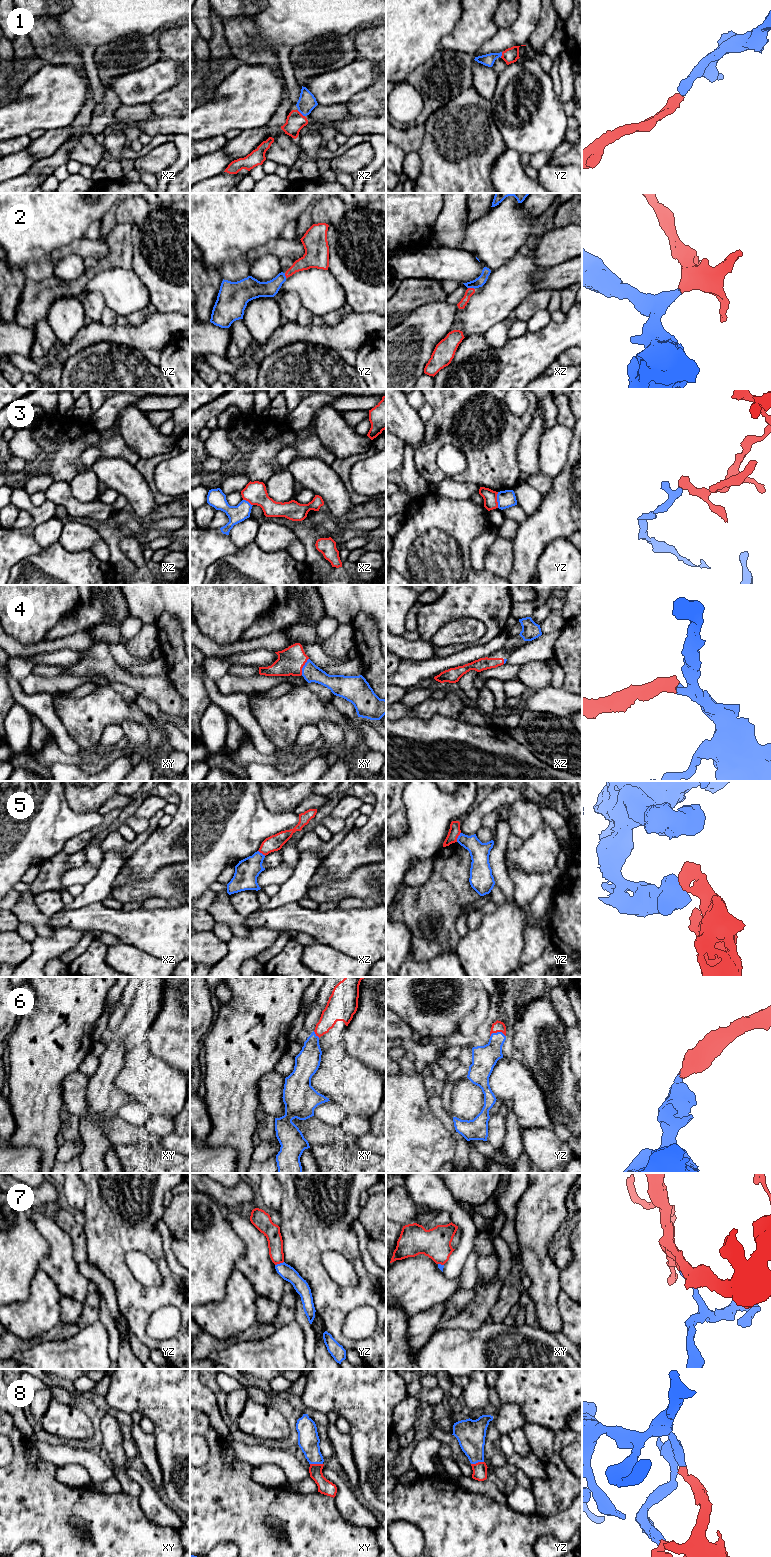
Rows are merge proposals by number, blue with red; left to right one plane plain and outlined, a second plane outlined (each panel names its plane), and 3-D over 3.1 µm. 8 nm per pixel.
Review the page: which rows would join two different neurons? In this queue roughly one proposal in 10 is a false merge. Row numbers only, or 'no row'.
3, 5

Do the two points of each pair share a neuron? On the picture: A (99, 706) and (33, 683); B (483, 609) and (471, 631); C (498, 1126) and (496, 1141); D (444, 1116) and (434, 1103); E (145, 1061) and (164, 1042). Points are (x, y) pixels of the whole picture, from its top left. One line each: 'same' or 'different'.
A: different
B: different
C: same
D: same
E: different

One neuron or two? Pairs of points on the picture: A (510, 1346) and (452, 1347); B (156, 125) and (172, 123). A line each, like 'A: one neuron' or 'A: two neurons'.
A: one neuron
B: one neuron

